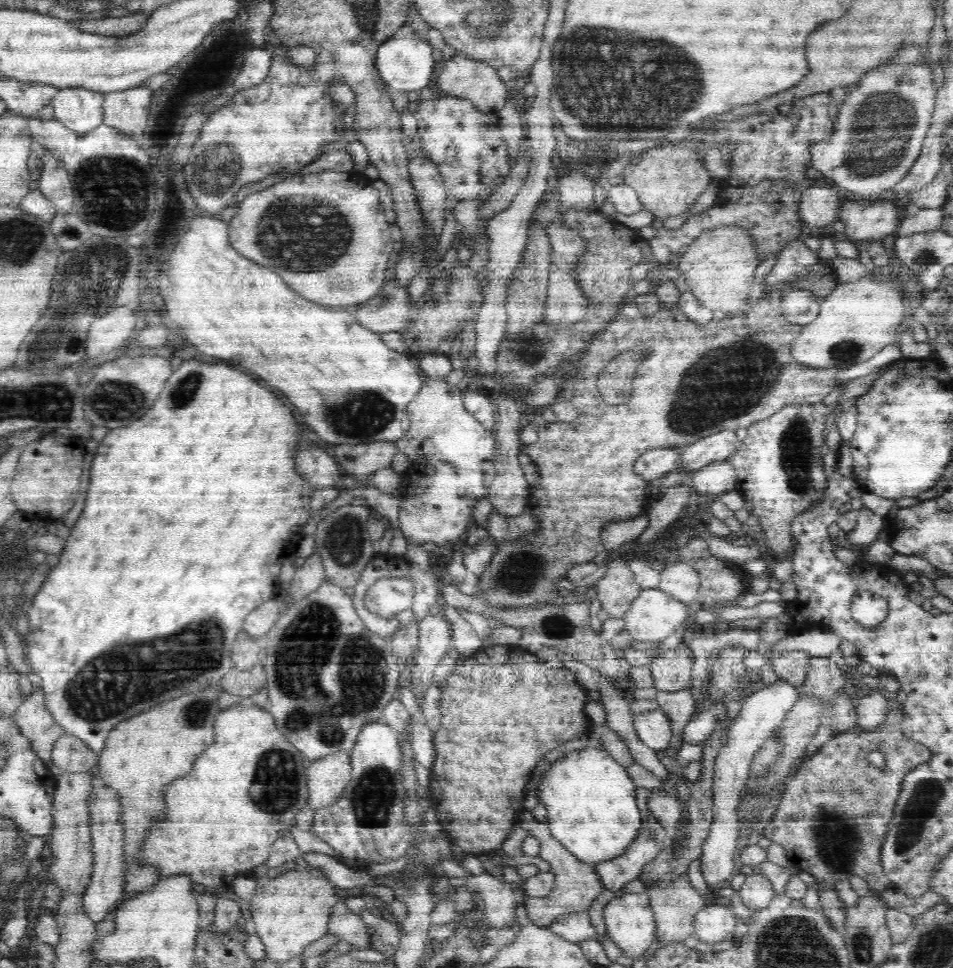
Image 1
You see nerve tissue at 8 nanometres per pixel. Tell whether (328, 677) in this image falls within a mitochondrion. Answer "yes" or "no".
yes

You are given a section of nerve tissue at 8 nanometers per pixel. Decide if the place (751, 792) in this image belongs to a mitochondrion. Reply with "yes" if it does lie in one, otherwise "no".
no

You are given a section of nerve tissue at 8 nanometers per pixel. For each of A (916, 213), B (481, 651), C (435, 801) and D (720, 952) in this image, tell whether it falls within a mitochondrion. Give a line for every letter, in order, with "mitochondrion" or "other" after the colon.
A: other
B: other
C: other
D: other

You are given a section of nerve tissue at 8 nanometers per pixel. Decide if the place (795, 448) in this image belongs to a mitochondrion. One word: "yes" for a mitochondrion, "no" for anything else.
yes

